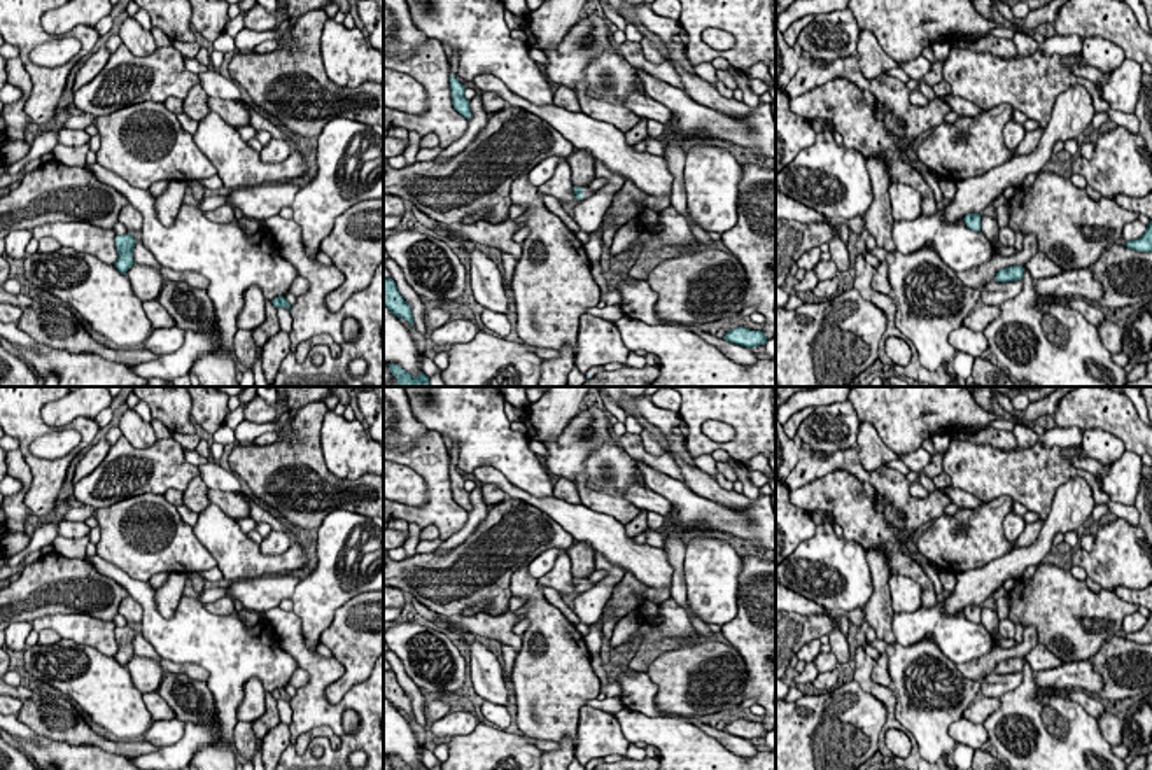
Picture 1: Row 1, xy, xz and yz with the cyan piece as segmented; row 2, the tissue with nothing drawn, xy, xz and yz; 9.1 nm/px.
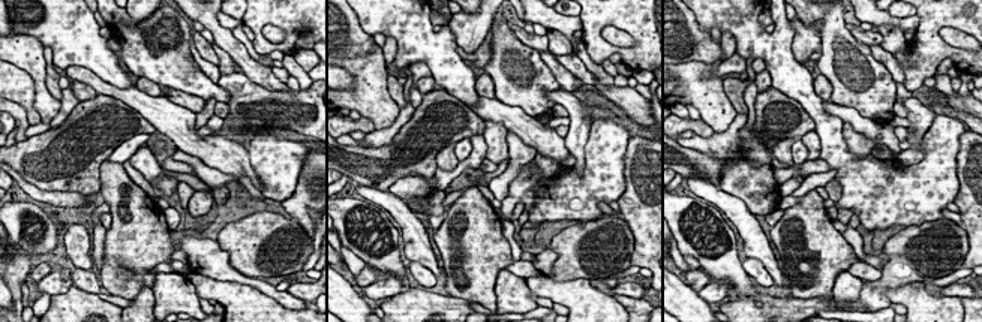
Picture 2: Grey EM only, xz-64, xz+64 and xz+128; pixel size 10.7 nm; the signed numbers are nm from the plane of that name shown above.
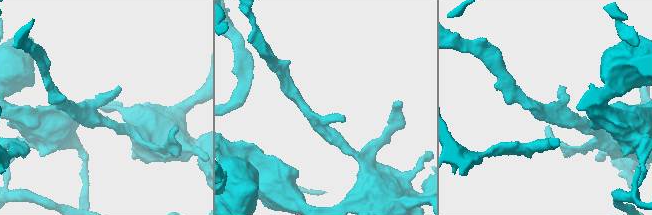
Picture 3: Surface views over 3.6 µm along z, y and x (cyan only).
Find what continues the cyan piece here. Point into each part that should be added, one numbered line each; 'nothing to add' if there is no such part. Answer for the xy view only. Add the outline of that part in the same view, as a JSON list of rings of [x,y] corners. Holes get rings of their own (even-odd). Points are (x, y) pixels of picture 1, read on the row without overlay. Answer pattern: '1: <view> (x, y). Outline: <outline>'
nothing to add

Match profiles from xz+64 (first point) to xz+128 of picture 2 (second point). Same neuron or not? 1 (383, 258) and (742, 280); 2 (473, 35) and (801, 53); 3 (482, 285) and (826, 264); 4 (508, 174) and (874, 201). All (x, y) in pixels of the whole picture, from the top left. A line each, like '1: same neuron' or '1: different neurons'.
1: same neuron
2: same neuron
3: same neuron
4: different neurons

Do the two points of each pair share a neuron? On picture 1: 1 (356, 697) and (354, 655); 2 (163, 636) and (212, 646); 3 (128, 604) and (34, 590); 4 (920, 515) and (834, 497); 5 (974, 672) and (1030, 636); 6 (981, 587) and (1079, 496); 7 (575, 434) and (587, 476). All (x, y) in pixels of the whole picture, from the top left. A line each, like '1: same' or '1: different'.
1: different
2: same
3: different
4: different
5: same
6: same
7: different

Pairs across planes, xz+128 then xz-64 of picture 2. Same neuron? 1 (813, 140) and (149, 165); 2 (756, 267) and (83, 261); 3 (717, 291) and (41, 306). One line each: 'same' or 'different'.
1: same
2: different
3: different

